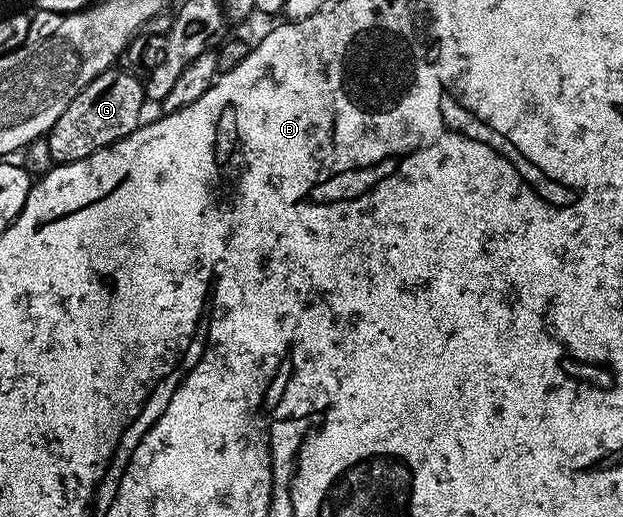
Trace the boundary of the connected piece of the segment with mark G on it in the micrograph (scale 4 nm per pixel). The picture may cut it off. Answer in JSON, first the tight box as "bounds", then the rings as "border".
{"bounds":[58,68,146,162],"border":[[[113,68],[99,74],[93,82],[86,84],[86,88],[82,92],[78,92],[78,96],[74,96],[74,100],[66,108],[66,112],[62,112],[58,123],[58,131],[60,130],[58,158],[60,162],[82,160],[94,153],[95,150],[100,150],[103,146],[109,146],[111,142],[125,138],[127,134],[134,132],[137,126],[141,125],[140,113],[143,112],[144,106],[146,107],[143,81],[139,77],[136,79],[130,71],[120,69]]]}

